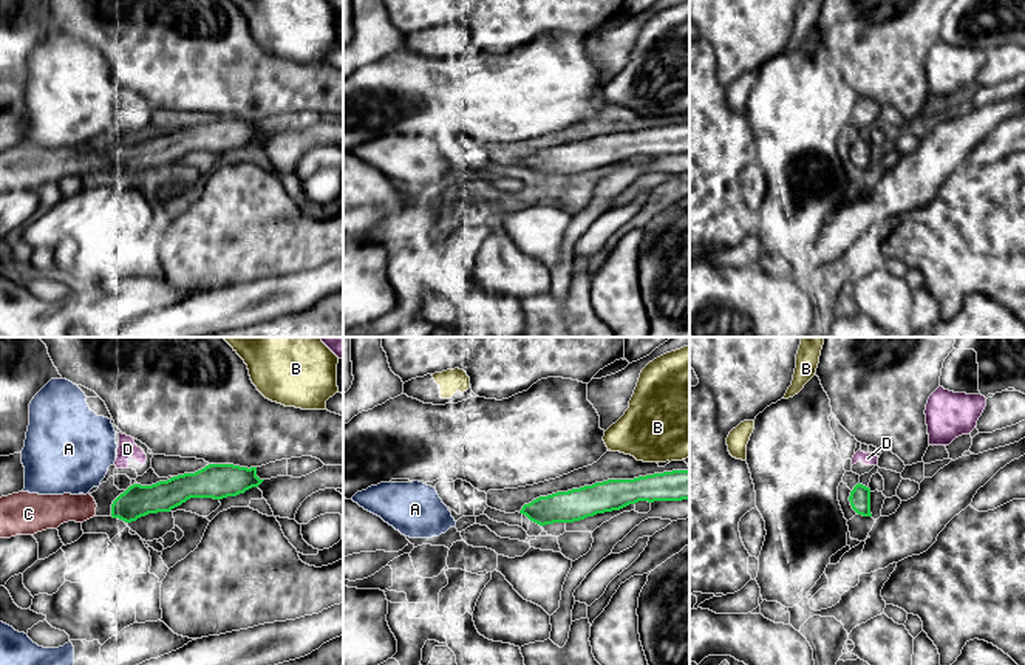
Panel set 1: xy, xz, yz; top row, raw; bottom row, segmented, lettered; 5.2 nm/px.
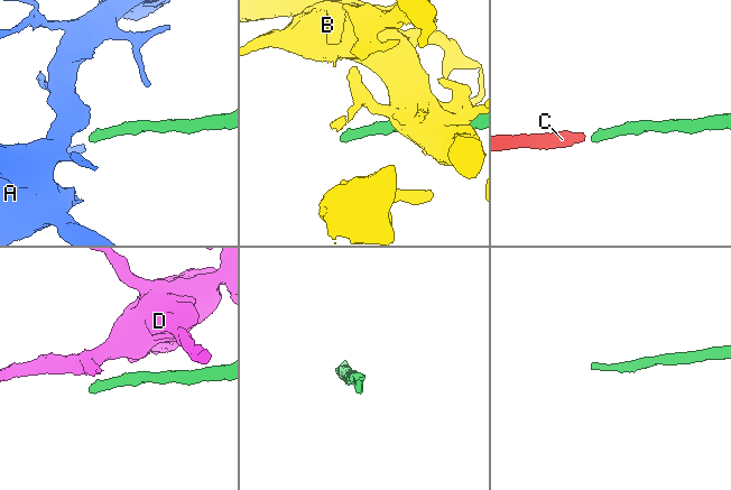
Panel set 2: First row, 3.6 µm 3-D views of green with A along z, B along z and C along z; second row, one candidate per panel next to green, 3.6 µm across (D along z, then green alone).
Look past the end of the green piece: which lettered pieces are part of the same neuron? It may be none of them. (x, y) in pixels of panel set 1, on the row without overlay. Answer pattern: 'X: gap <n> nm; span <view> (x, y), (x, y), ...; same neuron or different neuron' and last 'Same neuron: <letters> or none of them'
A: gap 110 nm; span xy (115, 153), (99, 138); different neuron
B: gap 50 nm; span xz (673, 124), (670, 115); different neuron
C: gap 80 nm; span xy (112, 158), (96, 158); same neuron
D: gap 90 nm; span xy (133, 138), (127, 121); different neuron
Same neuron: C

